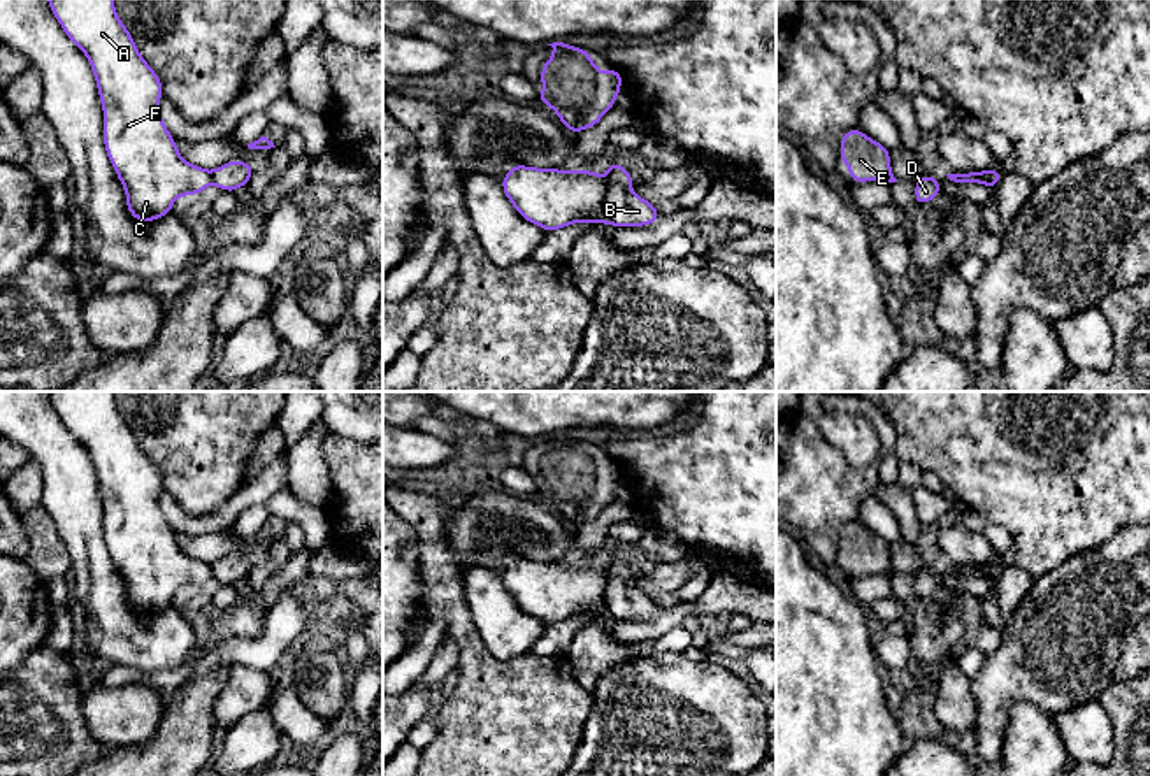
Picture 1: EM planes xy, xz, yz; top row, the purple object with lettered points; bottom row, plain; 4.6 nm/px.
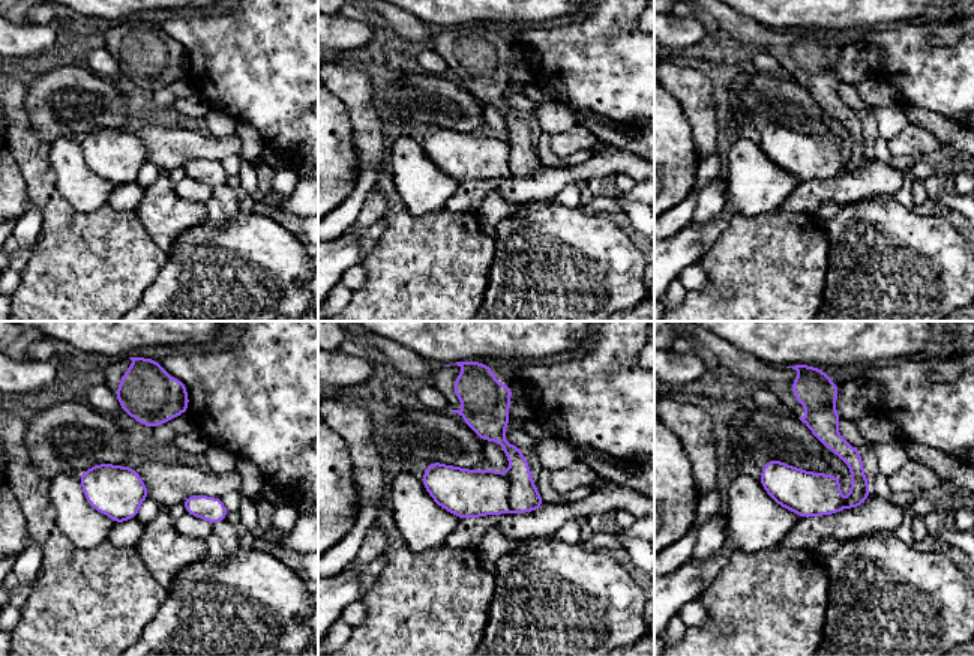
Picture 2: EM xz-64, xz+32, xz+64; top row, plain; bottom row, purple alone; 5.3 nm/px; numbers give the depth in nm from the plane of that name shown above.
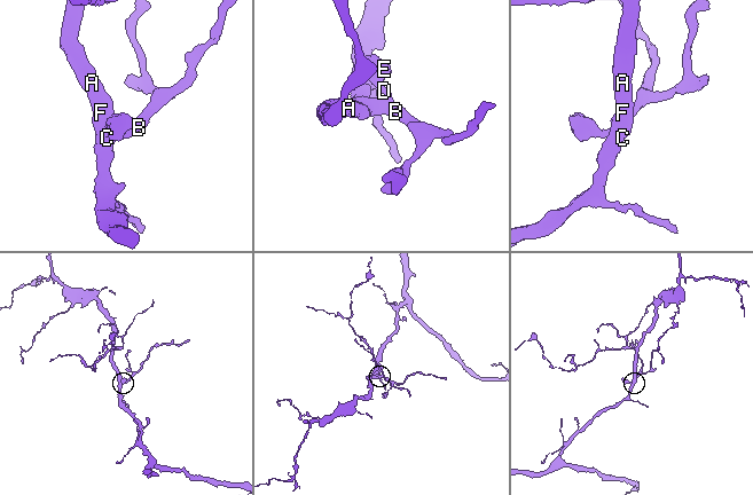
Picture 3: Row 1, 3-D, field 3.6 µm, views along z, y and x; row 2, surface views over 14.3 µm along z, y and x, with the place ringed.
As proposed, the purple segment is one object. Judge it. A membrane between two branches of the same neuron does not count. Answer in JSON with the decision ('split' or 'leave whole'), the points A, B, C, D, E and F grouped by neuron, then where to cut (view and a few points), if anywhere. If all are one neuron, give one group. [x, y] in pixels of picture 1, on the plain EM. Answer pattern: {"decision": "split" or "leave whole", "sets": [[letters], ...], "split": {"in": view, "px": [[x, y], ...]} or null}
{"decision": "split", "sets": [["A", "C", "F"], ["B", "D", "E"]], "split": {"in": "xz", "px": [[604, 576], [604, 610], [608, 615]]}}

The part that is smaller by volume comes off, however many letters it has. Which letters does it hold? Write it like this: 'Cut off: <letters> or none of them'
Cut off: B, D, E

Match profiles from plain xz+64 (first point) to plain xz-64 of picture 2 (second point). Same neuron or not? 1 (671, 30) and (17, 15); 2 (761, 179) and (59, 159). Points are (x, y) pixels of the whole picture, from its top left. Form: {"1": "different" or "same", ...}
{"1": "different", "2": "same"}

